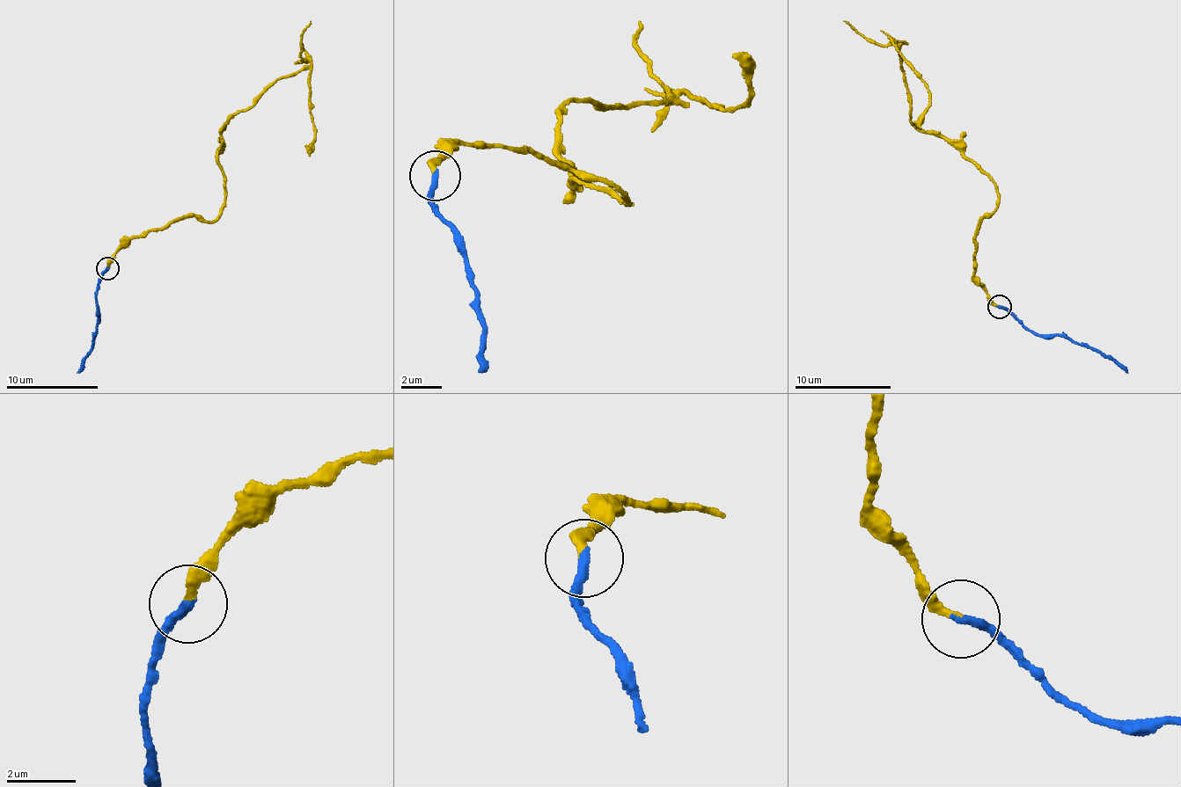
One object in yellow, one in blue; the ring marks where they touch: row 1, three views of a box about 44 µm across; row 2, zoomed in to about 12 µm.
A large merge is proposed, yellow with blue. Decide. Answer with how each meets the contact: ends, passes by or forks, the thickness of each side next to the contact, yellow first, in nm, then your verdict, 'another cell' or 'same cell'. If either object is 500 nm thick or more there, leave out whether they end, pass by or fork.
yellow ends; blue ends; calibres 280 and 260 nm; another cell

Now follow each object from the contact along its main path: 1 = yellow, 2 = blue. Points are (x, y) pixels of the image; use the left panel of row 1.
1: (107, 269), (134, 238), (180, 218), (211, 222), (225, 191), (222, 131), (304, 69), (309, 155)
2: (107, 269), (99, 282), (94, 299), (99, 309), (98, 324), (77, 373)

